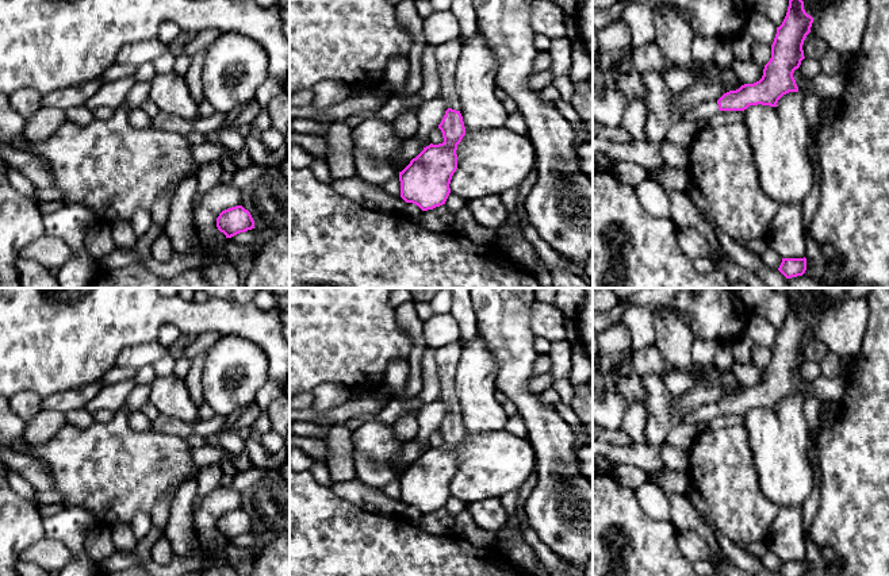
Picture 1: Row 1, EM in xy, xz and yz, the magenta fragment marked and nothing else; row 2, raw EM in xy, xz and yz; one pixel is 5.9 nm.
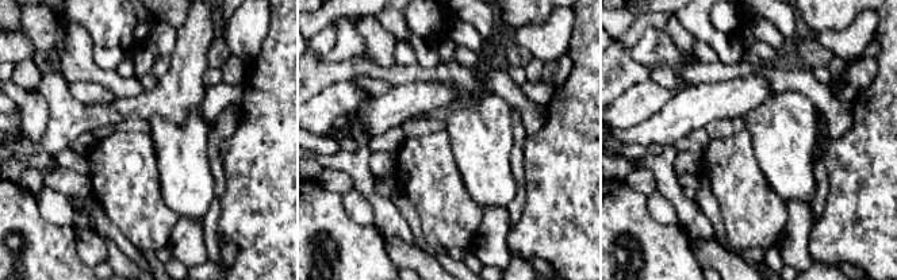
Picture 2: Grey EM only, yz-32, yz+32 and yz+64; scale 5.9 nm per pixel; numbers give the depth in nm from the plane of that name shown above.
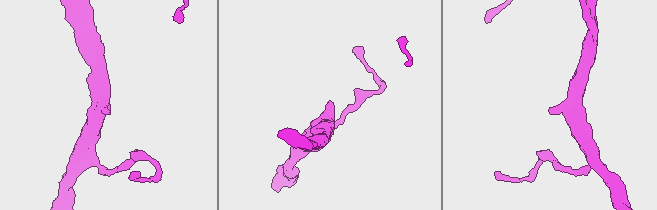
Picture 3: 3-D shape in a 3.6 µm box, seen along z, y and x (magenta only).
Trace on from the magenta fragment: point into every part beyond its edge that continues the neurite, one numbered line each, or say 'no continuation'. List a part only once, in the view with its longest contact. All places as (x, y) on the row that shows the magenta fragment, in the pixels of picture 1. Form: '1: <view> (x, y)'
1: xz (447, 54)

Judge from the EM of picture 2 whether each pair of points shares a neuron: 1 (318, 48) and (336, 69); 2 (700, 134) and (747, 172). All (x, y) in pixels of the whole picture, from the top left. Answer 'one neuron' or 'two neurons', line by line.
1: two neurons
2: two neurons

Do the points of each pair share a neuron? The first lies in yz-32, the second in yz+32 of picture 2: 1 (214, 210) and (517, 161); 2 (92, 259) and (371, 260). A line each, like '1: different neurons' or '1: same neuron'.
1: same neuron
2: different neurons

